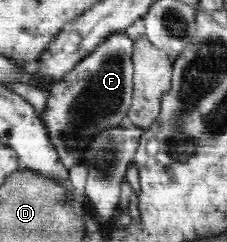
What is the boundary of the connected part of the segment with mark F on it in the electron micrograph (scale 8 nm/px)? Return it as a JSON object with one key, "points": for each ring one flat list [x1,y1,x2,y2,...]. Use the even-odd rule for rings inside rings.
{"points":[[125,30,112,32,102,44,96,46,84,60,64,76,62,84,52,86,46,97,46,108,39,114,66,169,83,157,95,134,112,125,123,125,131,107,133,95,134,64,132,62,133,40]]}

